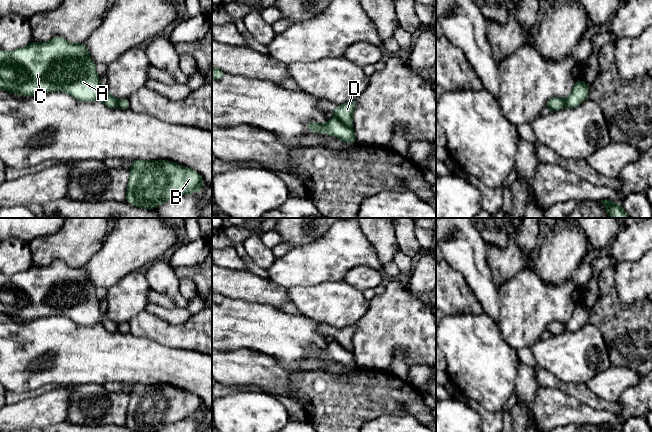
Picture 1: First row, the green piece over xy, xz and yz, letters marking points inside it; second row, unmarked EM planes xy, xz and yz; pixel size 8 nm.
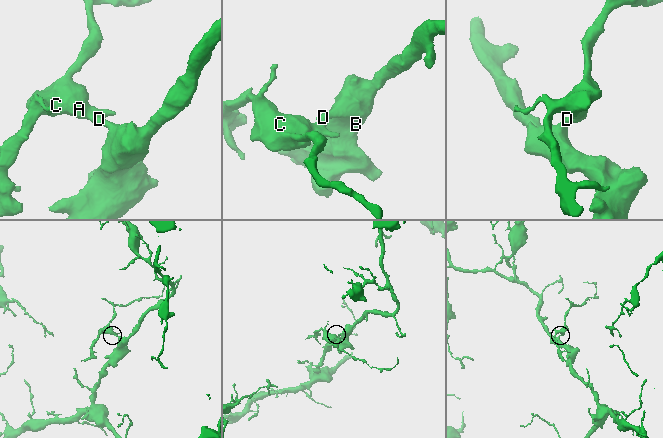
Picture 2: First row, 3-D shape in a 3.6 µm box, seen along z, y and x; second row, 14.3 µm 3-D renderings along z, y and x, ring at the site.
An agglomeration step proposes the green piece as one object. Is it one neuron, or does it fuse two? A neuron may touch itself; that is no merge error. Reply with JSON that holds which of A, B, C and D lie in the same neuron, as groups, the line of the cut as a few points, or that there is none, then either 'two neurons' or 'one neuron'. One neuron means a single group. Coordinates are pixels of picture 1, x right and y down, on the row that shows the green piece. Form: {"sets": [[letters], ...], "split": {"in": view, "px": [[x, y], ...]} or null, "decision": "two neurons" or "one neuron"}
{"sets": [["A", "C"], ["B", "D"]], "split": {"in": "xz", "px": [[335, 116], [351, 127]]}, "decision": "two neurons"}

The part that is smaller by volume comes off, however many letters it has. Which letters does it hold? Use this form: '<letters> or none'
A, C

